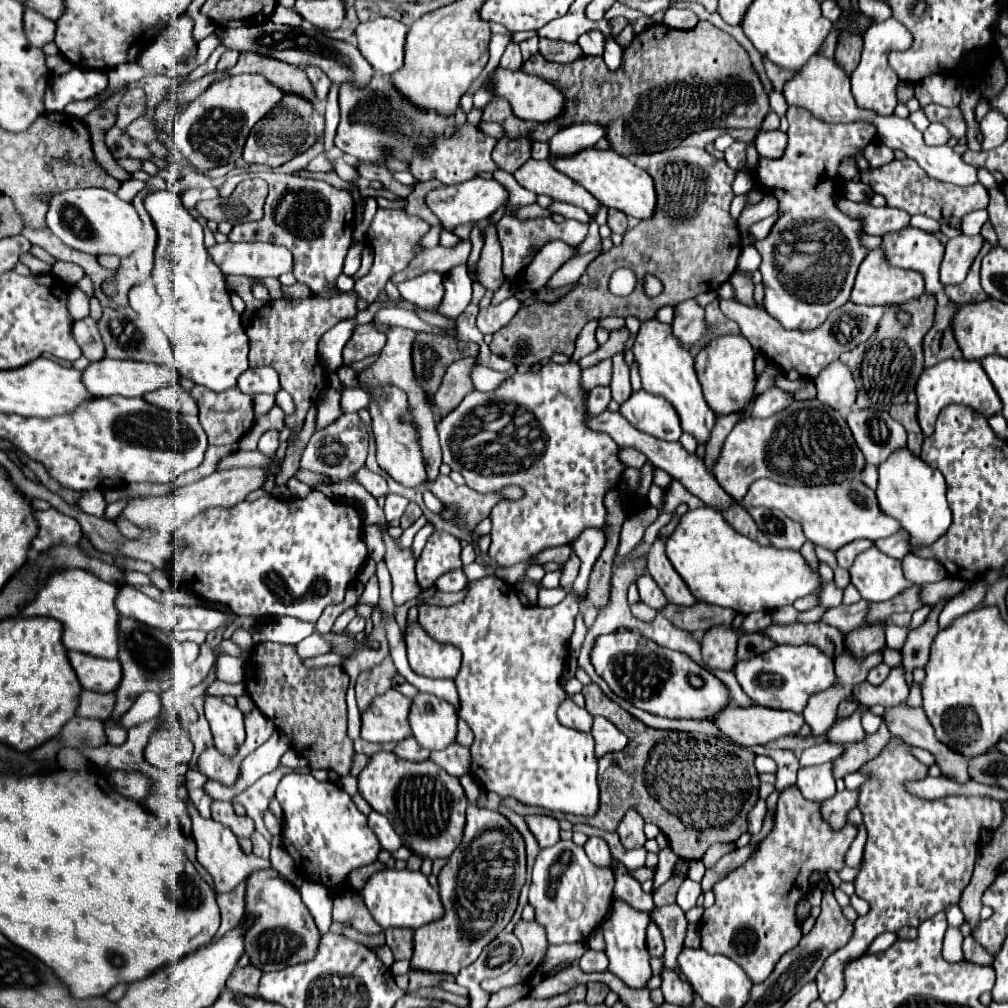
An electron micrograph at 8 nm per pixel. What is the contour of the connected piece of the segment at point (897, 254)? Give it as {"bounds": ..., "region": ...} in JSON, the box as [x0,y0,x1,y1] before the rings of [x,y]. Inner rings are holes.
{"bounds":[883,226,943,292],"region":[[[907,226],[901,232],[883,236],[883,250],[897,268],[915,270],[925,276],[929,292],[939,292],[939,264],[943,260],[943,244],[935,234]]]}

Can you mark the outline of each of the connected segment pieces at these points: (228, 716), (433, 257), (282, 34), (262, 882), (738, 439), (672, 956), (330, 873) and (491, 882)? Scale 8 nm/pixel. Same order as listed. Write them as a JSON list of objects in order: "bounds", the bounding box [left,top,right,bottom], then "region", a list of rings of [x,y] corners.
[{"bounds":[205,698,245,756],"region":[[[205,698],[205,716],[211,724],[211,732],[215,738],[215,748],[227,756],[235,754],[235,750],[243,744],[245,726],[241,710],[225,704],[221,698]]]},{"bounds":[393,240,471,284],"region":[[[461,240],[453,248],[443,248],[443,246],[425,248],[411,260],[411,264],[405,270],[401,270],[399,274],[393,276],[393,282],[399,284],[403,280],[415,278],[415,276],[419,276],[423,272],[429,272],[429,270],[447,274],[451,268],[455,268],[459,264],[465,264],[467,258],[469,258],[469,252],[471,252],[471,242],[469,240]]]},{"bounds":[215,20,375,88],"region":[[[267,20],[265,24],[255,24],[255,26],[243,26],[243,28],[217,28],[215,34],[221,36],[223,46],[231,48],[231,50],[253,50],[259,54],[267,54],[275,60],[293,64],[293,66],[319,66],[335,84],[345,84],[351,82],[359,88],[365,88],[371,78],[375,76],[375,70],[367,64],[367,60],[359,54],[357,46],[353,46],[351,42],[343,42],[343,40],[333,40],[325,34],[321,34],[317,28],[303,28],[303,26],[281,26],[281,24],[273,24],[271,20]]]},{"bounds":[245,868,321,972],"region":[[[273,868],[249,874],[245,890],[245,914],[251,918],[245,932],[245,954],[261,972],[283,970],[315,956],[315,944],[319,944],[321,938],[315,920],[301,902],[297,888],[293,888],[293,884],[281,876],[273,878]]]},{"bounds":[713,400,865,502],"region":[[[803,400],[803,402],[791,402],[785,410],[769,418],[747,416],[739,420],[721,446],[721,454],[713,466],[713,474],[717,482],[723,486],[723,490],[727,490],[727,494],[731,494],[737,502],[741,502],[749,486],[759,478],[773,478],[779,484],[809,484],[809,486],[831,484],[859,476],[863,464],[865,464],[863,454],[857,448],[845,418],[837,410],[821,404],[819,400]]]},{"bounds":[651,906,687,970],"region":[[[677,906],[655,908],[651,918],[655,920],[655,924],[661,928],[661,932],[665,936],[665,954],[663,954],[665,966],[669,970],[677,970],[679,968],[677,956],[685,948],[683,940],[685,940],[685,934],[687,934],[685,912],[681,908],[677,908]]]},{"bounds":[275,772,381,894],"region":[[[291,772],[279,782],[275,798],[283,808],[281,842],[301,878],[341,894],[347,890],[347,878],[355,868],[377,860],[381,844],[367,826],[367,816],[357,810],[351,796],[339,784],[329,780],[317,782],[309,772]]]},{"bounds":[411,804,525,976],"region":[[[469,804],[463,840],[439,872],[439,894],[445,906],[445,916],[431,926],[415,930],[411,968],[457,976],[461,968],[473,964],[481,950],[511,920],[523,882],[525,844],[521,834],[497,810]]]}]

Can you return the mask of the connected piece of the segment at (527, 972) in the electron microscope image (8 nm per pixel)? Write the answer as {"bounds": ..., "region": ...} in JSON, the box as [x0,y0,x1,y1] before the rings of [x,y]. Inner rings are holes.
{"bounds":[481,920,549,994],"region":[[[519,920],[515,924],[513,934],[523,942],[523,956],[507,974],[501,974],[499,978],[493,978],[493,980],[485,980],[481,984],[481,988],[487,994],[495,994],[495,992],[499,992],[501,988],[507,988],[507,986],[525,984],[533,976],[533,972],[539,968],[541,960],[547,954],[549,942],[547,942],[545,928],[539,922]]]}

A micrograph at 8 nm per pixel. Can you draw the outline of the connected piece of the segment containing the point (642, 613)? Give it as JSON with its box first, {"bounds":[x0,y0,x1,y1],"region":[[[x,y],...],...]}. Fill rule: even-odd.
{"bounds":[631,602,657,622],"region":[[[643,602],[635,604],[635,606],[631,608],[631,612],[633,612],[639,620],[645,620],[645,622],[651,622],[651,620],[657,616],[657,612],[655,612],[655,610],[649,610],[649,606],[643,606]]]}

